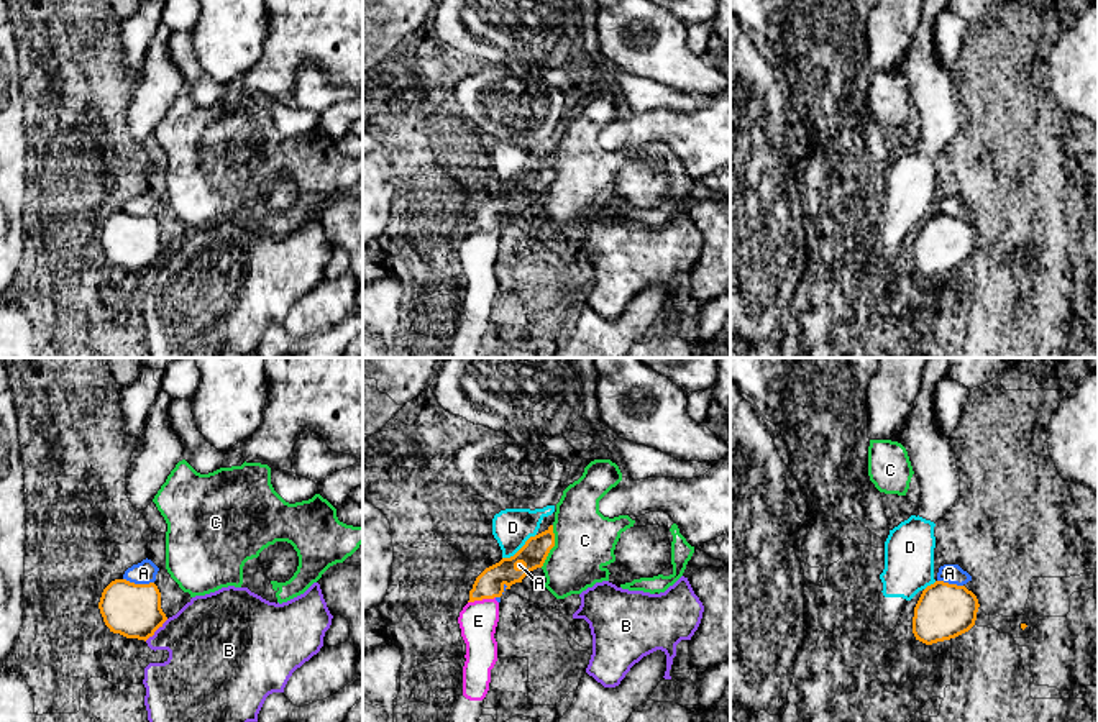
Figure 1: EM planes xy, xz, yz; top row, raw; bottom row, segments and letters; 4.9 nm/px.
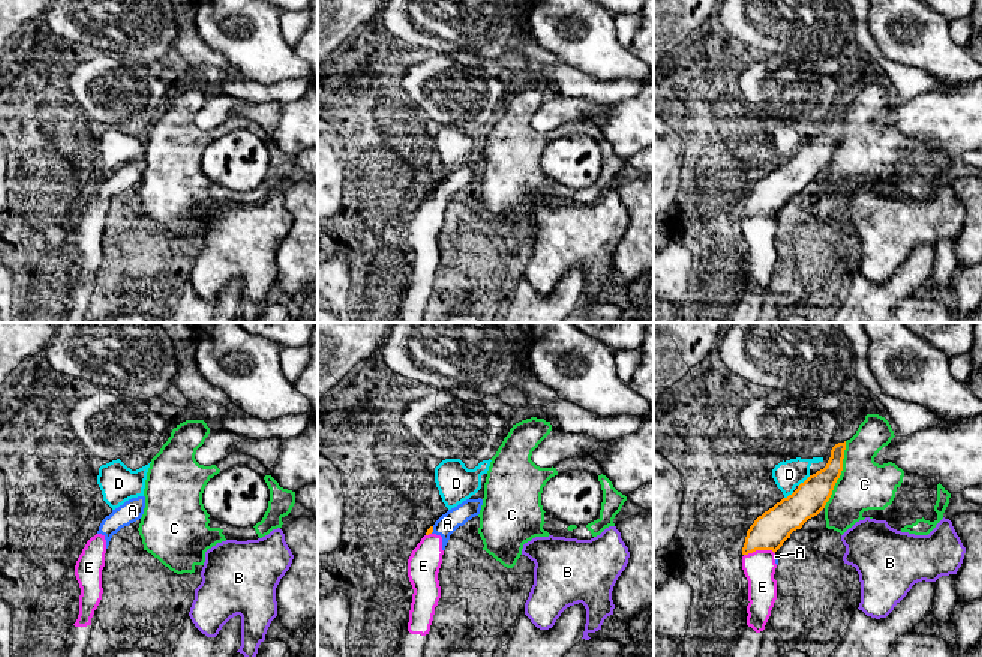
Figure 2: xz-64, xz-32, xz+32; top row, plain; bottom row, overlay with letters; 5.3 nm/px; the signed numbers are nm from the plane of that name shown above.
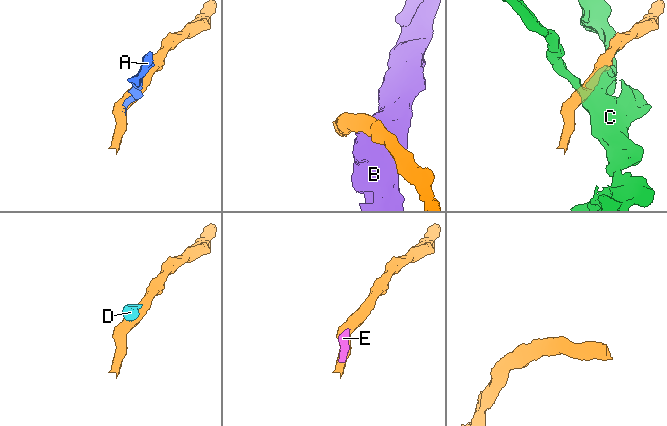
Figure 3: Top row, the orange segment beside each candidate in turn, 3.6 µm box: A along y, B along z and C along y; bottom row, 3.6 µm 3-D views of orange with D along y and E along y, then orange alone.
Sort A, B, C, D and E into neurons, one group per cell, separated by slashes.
A E / B / C / D

